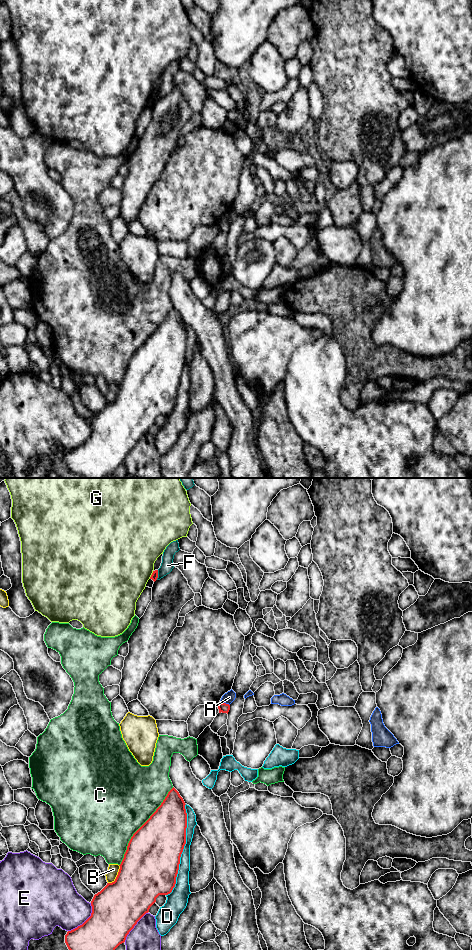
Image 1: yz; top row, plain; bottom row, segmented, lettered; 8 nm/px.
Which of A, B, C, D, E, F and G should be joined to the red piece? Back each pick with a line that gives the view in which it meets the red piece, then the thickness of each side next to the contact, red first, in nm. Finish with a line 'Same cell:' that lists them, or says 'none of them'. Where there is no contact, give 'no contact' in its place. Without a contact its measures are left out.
Same cell: none of them

